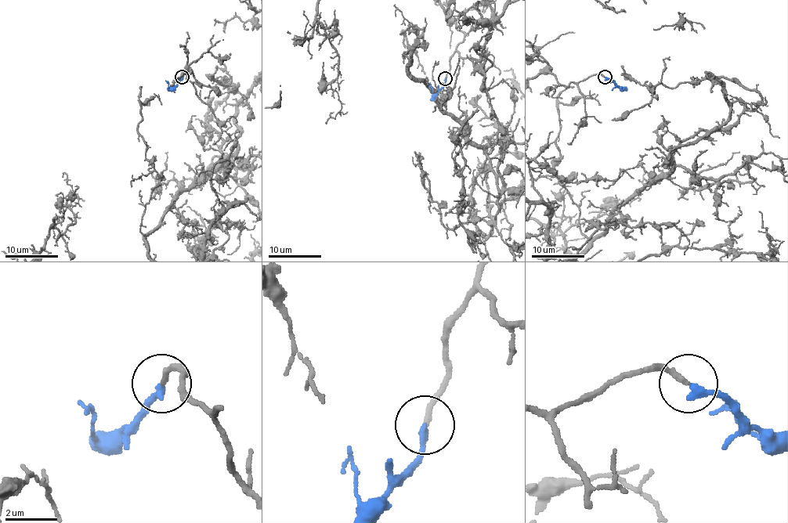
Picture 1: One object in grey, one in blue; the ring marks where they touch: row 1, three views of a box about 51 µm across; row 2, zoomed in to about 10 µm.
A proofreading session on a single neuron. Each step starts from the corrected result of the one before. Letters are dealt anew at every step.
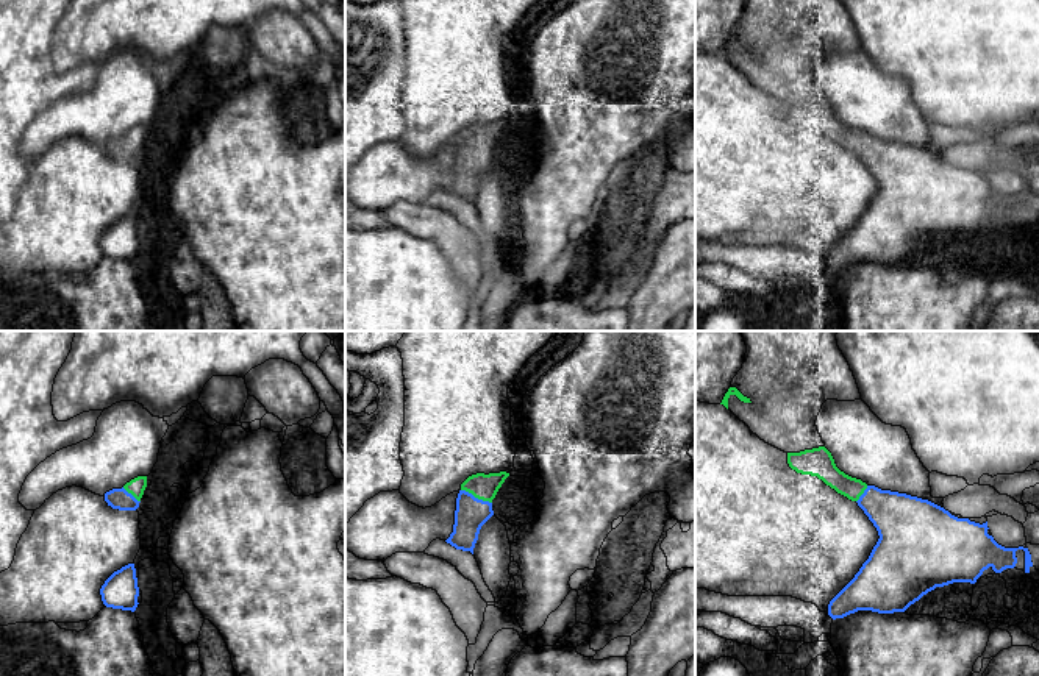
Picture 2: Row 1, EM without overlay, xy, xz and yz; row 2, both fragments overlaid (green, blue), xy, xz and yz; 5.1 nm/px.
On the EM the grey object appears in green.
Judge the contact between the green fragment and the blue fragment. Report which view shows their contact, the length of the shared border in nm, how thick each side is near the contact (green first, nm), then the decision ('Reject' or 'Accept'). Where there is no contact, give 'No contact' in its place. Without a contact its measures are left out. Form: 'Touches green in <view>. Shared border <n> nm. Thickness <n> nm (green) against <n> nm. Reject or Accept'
Touches green in xz. Shared border 180 nm. Thickness 130 nm (green) against 170 nm. Accept

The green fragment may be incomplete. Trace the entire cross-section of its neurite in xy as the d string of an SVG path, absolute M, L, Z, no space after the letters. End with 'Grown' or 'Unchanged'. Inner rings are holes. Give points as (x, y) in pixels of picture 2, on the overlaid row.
M137 476L122 489L112 489L105 493L105 501L112 509L136 511L147 487L147 476Z. Grown

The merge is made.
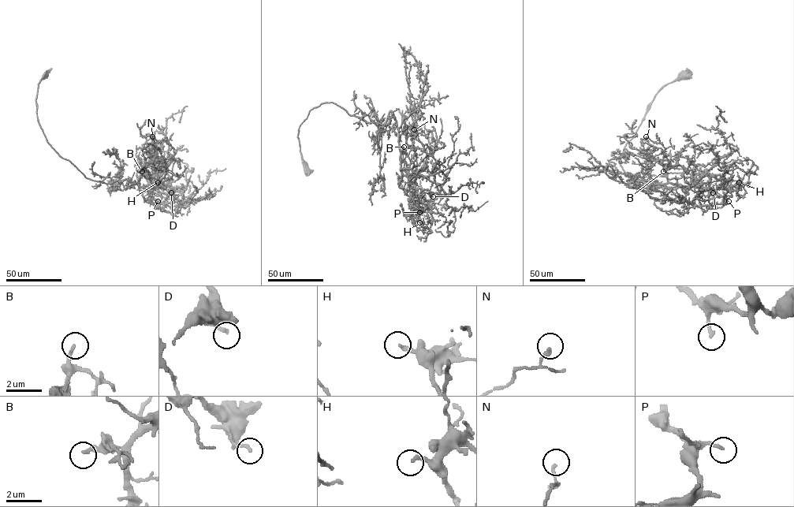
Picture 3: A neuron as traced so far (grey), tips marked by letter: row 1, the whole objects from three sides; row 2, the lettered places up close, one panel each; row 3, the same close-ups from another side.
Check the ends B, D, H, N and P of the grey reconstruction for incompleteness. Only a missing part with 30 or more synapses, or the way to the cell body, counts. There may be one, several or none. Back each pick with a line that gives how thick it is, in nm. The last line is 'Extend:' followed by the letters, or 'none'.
Extend: none

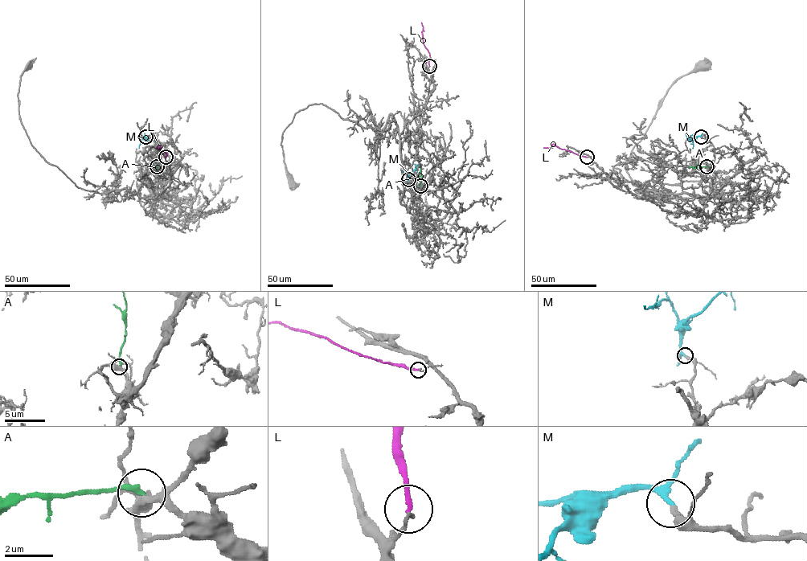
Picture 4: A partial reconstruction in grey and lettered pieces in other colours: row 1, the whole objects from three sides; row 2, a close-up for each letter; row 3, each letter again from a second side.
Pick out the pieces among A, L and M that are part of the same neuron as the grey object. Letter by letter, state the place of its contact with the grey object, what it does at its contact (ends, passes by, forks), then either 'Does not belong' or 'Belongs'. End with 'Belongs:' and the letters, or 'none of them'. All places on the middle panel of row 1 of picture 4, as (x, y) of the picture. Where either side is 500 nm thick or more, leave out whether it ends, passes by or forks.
A: Touches grey at (420, 186). It ends there. Does not belong
L: Touches grey at (429, 66). It ends there. Does not belong
M: Touches grey at (408, 179). It passes by. Belongs
Belongs: M

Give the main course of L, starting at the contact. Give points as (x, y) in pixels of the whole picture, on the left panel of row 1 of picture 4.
L: (165, 157), (166, 153), (160, 149), (159, 144), (157, 147)

